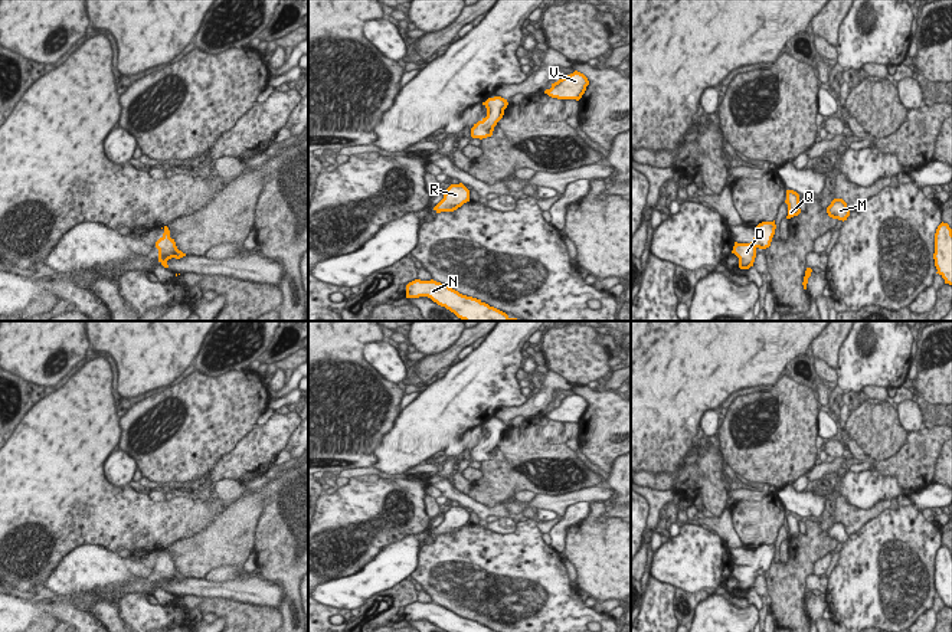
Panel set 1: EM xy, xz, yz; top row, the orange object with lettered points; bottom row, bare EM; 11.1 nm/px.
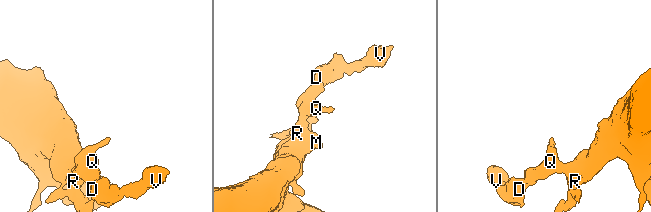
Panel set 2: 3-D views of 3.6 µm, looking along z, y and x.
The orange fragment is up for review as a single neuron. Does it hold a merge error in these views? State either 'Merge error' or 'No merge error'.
No merge error

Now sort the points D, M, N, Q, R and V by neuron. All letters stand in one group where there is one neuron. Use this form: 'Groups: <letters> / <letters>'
Groups: D M N Q R V

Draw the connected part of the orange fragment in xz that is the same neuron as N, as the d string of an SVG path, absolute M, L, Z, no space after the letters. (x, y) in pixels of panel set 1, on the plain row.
M415 602L406 608L406 620L428 619L446 632L497 632L481 622L467 619L445 606Z

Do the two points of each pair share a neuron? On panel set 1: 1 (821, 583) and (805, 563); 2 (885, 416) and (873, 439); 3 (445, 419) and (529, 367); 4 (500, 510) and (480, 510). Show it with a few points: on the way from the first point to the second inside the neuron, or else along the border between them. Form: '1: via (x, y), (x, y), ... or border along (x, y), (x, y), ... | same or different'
1: border along (811, 572), (805, 578), (805, 589) | different
2: via (879, 422), (876, 434) | same
3: border along (519, 380), (522, 387) | different
4: via (496, 510), (484, 510) | same

